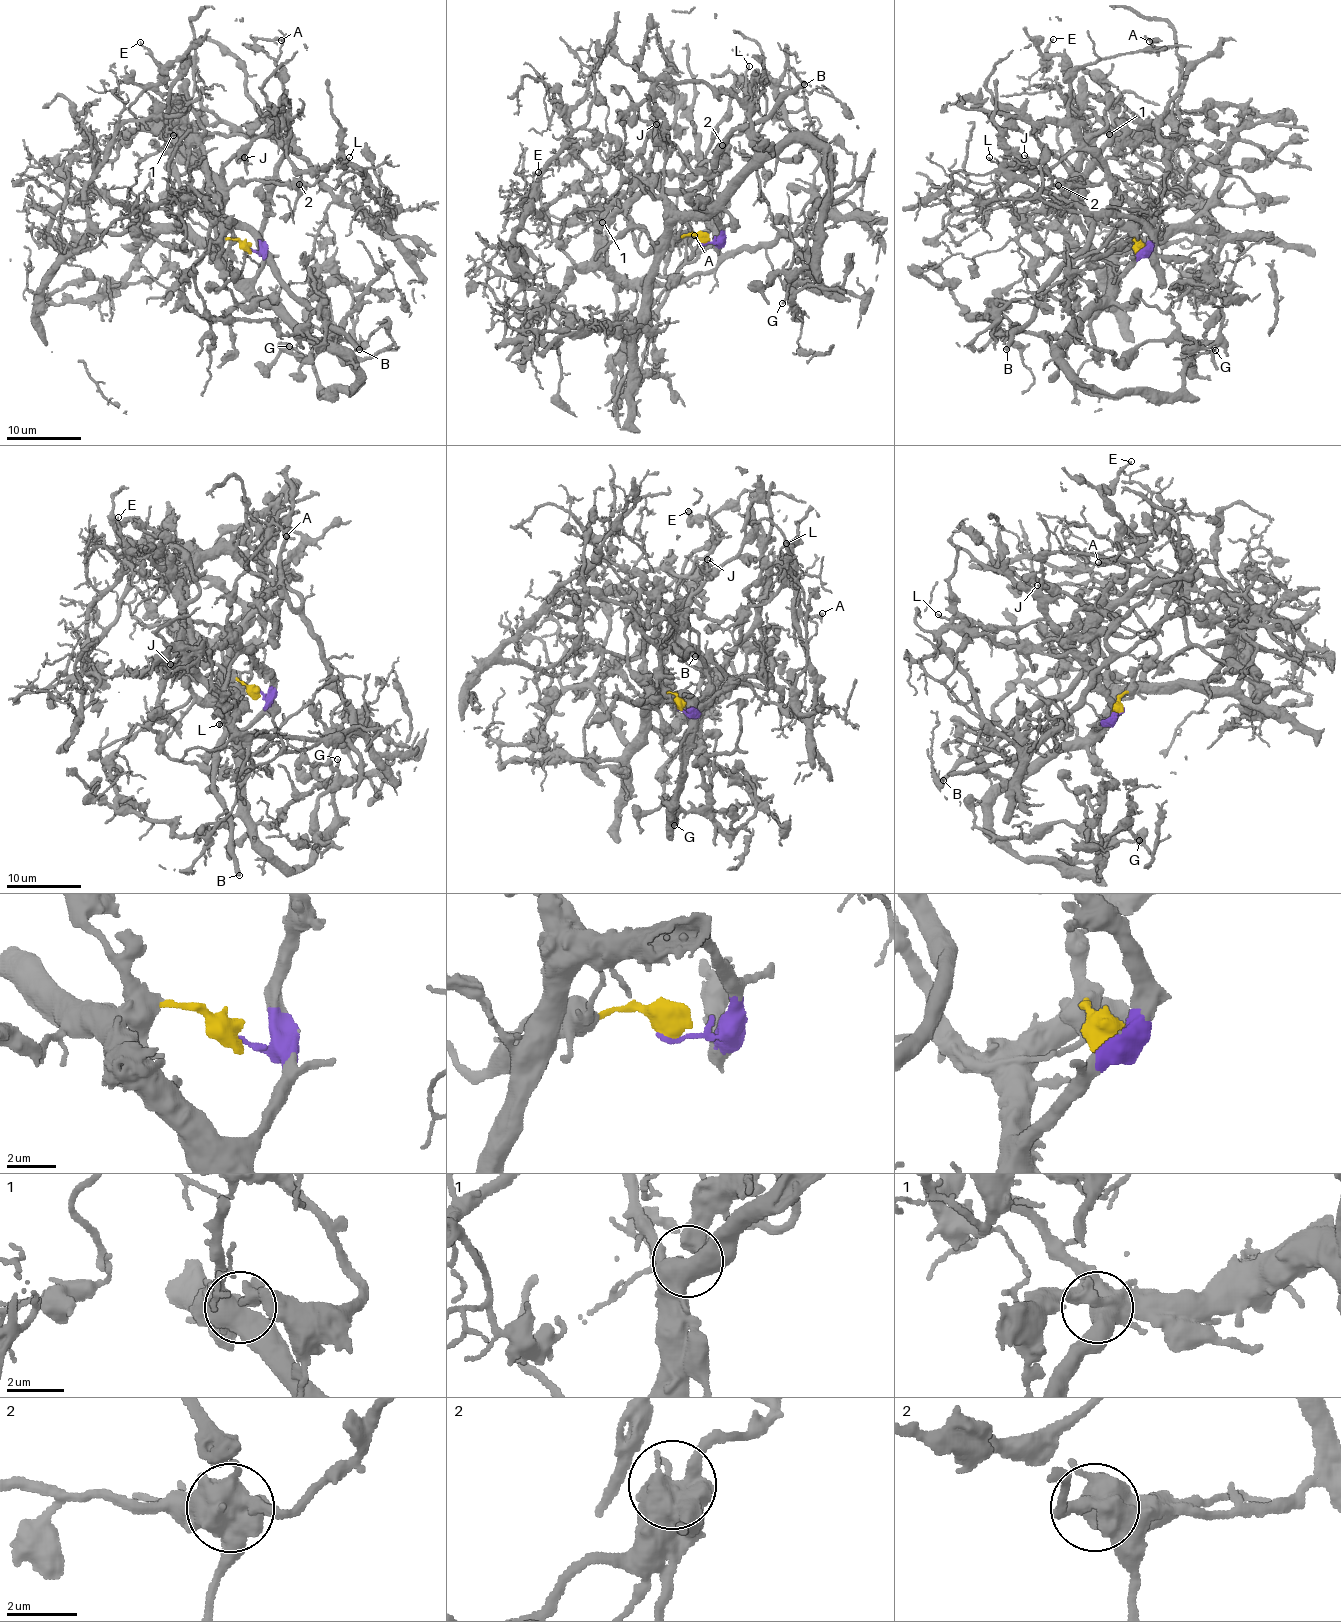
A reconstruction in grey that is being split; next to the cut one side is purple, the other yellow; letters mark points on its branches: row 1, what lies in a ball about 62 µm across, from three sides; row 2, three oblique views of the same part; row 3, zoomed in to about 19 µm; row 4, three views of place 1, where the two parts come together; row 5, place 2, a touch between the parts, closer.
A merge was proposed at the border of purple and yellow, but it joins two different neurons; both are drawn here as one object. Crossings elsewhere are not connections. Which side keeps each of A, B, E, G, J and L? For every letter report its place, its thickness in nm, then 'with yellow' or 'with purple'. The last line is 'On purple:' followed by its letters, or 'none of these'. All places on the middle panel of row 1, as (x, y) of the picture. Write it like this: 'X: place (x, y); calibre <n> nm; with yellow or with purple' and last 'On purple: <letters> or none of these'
A: place (694, 235); calibre 200 nm; with purple
B: place (804, 84); calibre 400 nm; with yellow
E: place (538, 172); calibre 120 nm; with yellow
G: place (782, 303); calibre 150 nm; with purple
J: place (656, 124); calibre 150 nm; with yellow
L: place (749, 66); calibre 140 nm; with yellow
On purple: A, G

